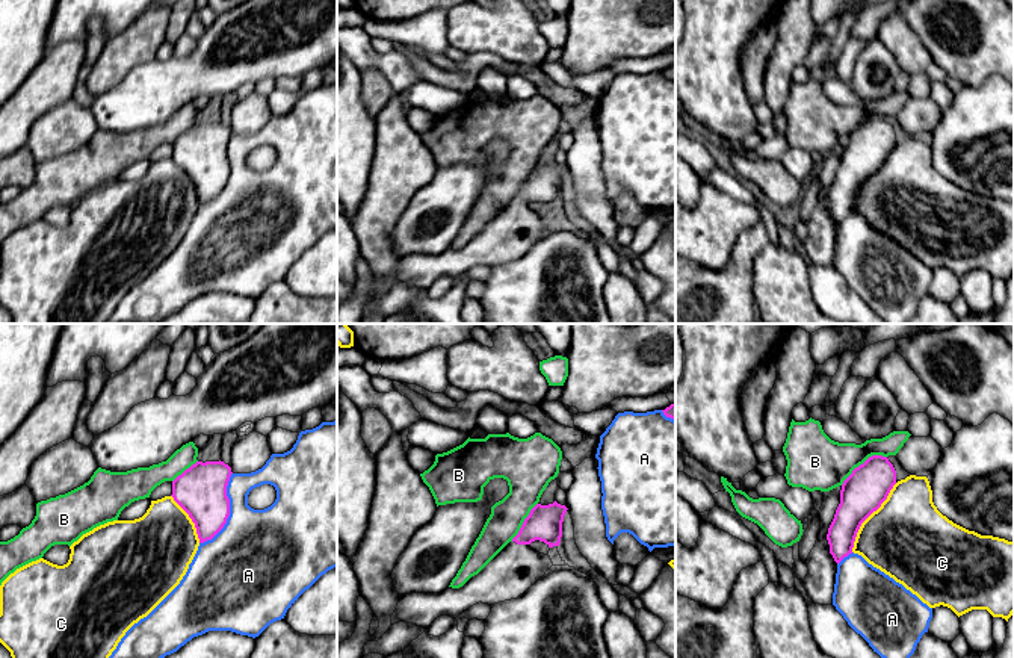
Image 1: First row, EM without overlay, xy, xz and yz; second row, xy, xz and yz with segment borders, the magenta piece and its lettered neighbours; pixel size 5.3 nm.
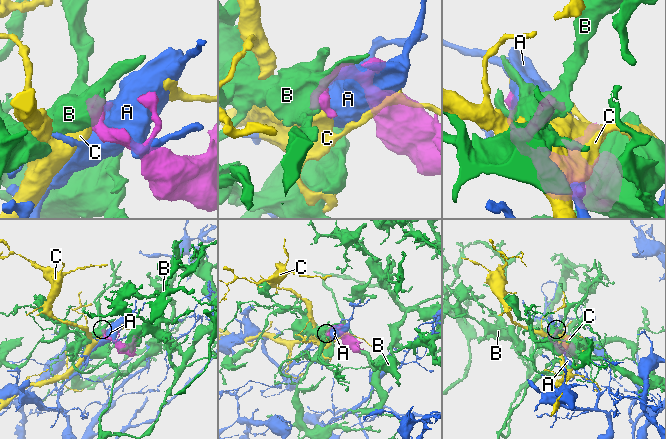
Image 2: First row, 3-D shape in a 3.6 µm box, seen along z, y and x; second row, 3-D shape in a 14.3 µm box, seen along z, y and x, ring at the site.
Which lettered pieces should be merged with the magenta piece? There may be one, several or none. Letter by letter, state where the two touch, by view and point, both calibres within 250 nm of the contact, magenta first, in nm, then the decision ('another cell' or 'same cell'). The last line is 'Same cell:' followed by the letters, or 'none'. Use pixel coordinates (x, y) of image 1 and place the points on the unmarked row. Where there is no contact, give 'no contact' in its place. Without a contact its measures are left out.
A: meets magenta in xy at (228, 173); 280 nm thick on the magenta side, 420 nm on the other; another cell
B: meets magenta in yz at (863, 124); 240 nm thick on the magenta side, 280 nm on the other; another cell
C: meets magenta in yz at (868, 177); 240 nm thick on the magenta side, 440 nm on the other; another cell
Same cell: none

